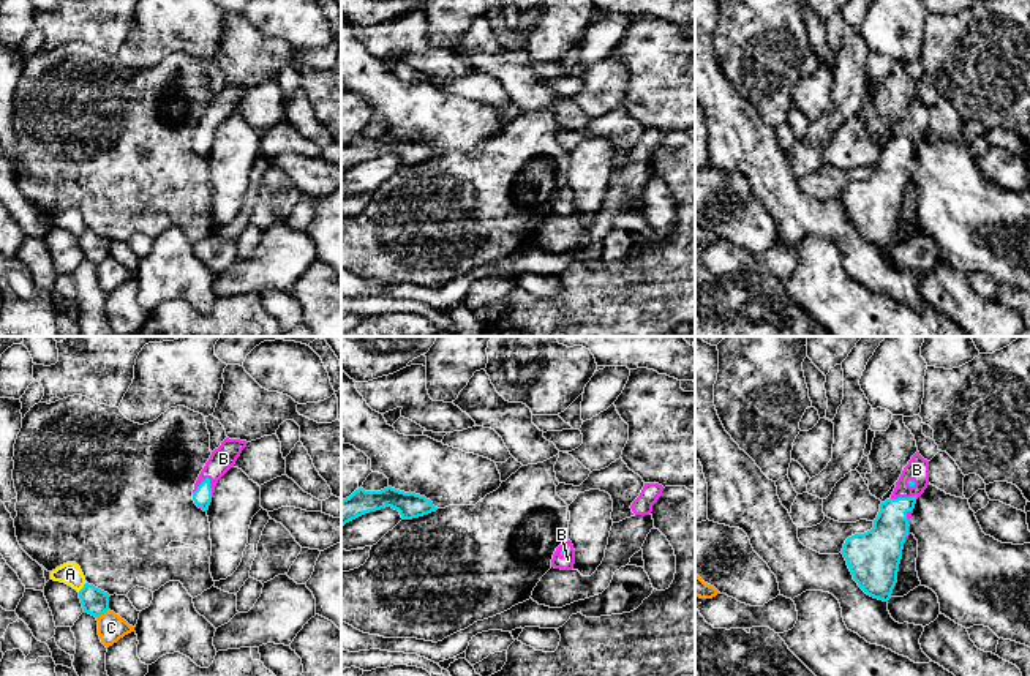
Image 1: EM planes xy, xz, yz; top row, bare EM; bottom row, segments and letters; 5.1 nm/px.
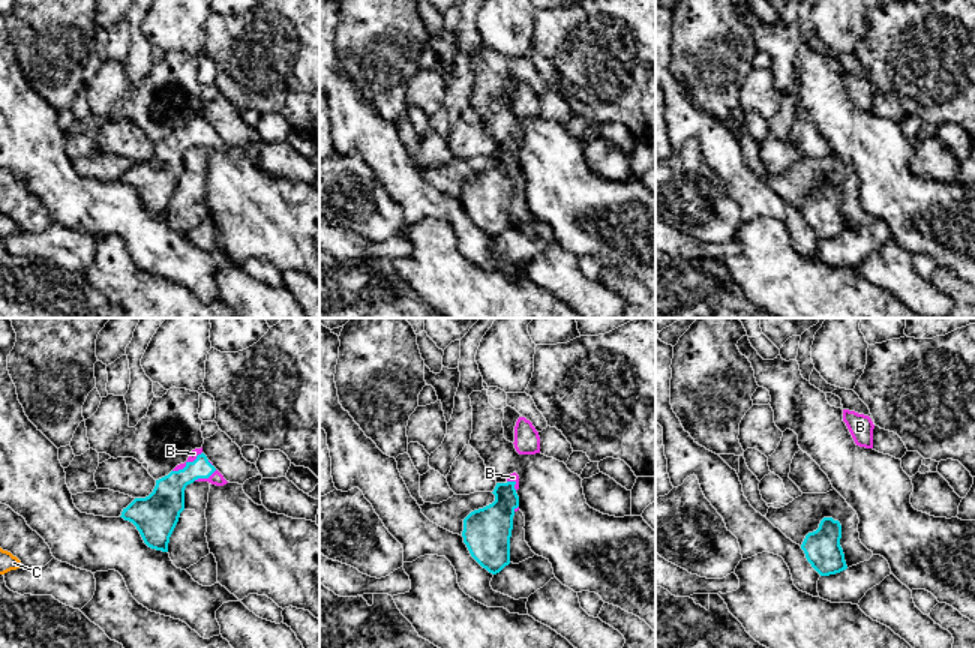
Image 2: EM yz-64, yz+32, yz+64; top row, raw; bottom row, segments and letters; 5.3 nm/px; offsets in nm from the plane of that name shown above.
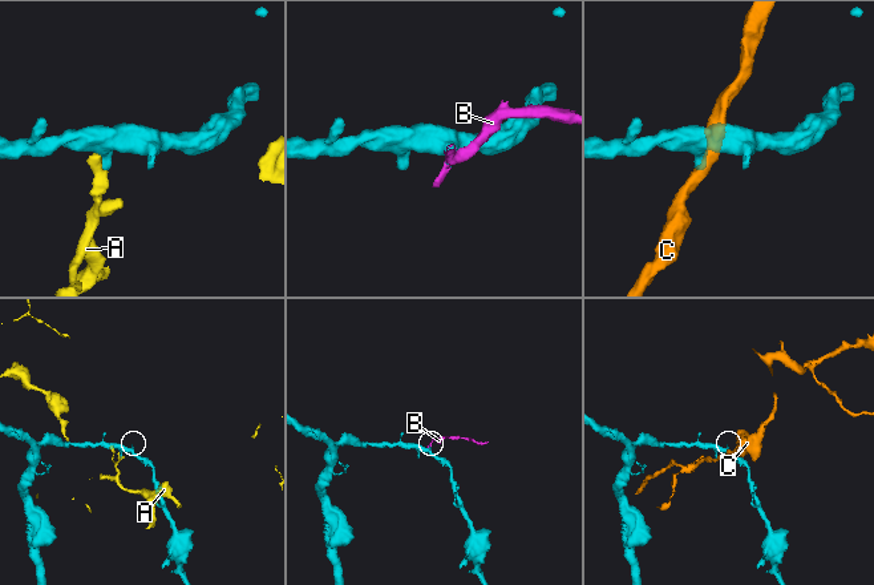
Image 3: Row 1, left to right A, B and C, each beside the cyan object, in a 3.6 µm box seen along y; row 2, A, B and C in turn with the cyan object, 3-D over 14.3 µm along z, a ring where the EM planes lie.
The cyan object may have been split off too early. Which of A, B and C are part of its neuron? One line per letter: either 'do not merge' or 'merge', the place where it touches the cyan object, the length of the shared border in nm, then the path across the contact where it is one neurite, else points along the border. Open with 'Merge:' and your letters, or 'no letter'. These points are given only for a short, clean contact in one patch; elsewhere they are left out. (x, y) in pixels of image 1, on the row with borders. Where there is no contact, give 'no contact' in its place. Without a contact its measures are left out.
Merge: B
A: do not merge | xy (84, 586) | 70 nm | along xy (86, 582), (78, 591)
B: merge | xy (201, 484) | 120 nm | across xy (202, 496), (201, 484), (223, 458)
C: do not merge | xy (101, 613) | 80 nm | along xy (108, 608), (97, 618)

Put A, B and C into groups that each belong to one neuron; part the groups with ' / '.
A / B / C

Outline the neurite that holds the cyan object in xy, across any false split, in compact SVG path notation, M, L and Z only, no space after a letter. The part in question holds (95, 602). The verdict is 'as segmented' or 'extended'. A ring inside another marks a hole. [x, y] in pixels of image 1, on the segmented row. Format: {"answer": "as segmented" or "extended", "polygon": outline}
{"answer": "as segmented", "polygon": "M85 583L79 591L79 599L84 608L84 613L88 613L95 618L100 618L109 610L109 594L95 588L93 584Z"}

